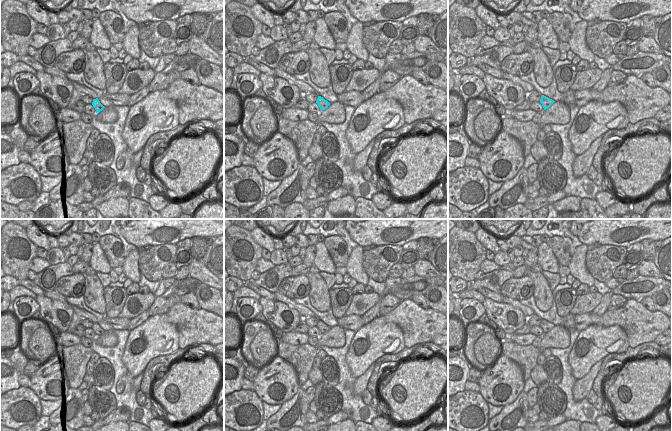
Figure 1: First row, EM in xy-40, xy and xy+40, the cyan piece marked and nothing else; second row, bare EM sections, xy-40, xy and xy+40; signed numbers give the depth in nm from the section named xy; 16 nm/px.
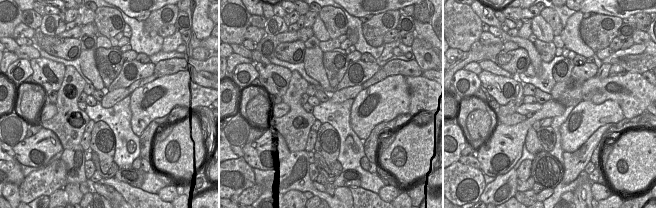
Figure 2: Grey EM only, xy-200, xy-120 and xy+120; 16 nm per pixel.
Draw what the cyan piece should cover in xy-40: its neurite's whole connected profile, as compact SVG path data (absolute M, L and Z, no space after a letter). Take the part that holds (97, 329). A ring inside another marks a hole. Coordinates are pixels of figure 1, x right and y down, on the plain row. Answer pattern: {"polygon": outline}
{"polygon": "M96 322L96 323L93 323L92 329L95 332L96 337L97 337L97 336L102 335L105 331L113 329L113 327L111 325L108 326L108 325L104 325L102 323Z"}

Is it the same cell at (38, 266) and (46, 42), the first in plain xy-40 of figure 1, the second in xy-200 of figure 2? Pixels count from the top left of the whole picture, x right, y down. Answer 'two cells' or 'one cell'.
two cells

